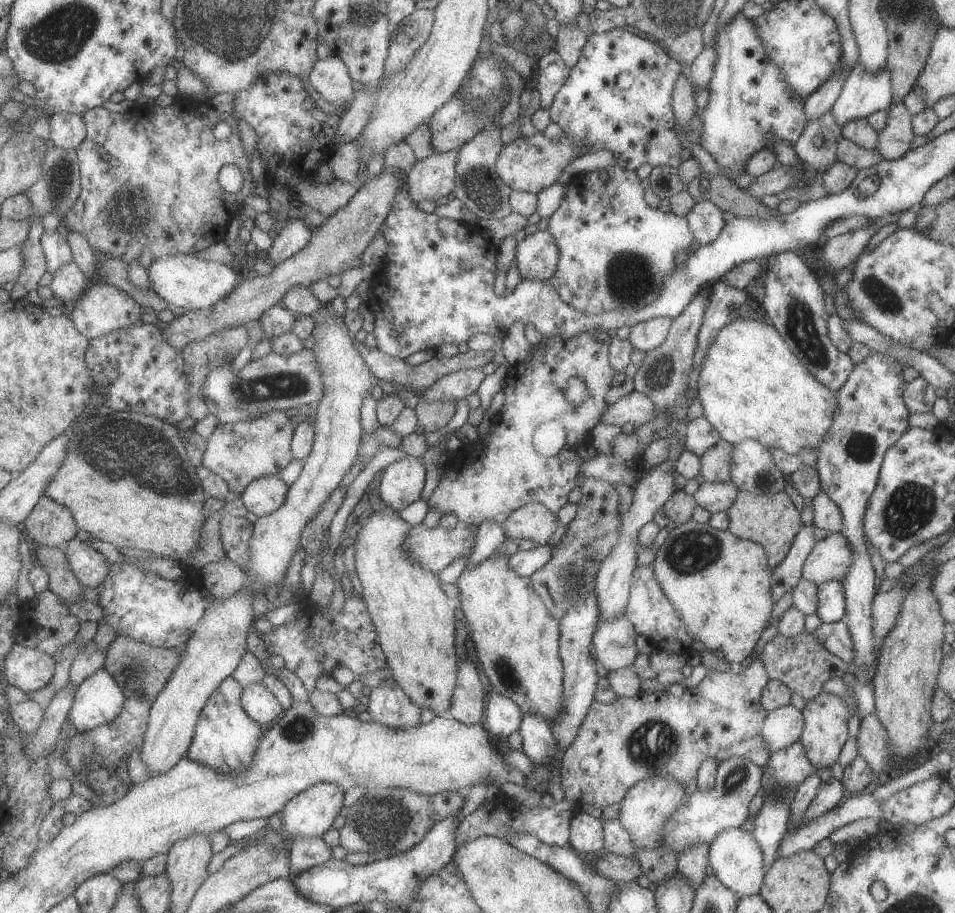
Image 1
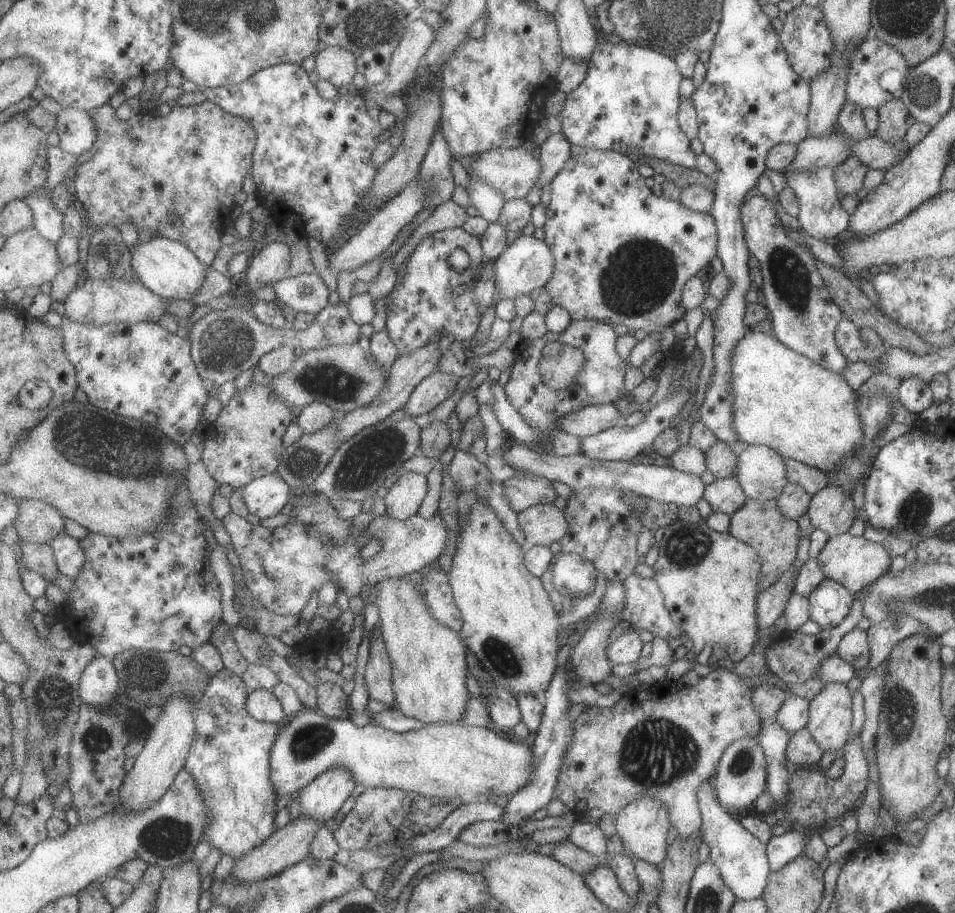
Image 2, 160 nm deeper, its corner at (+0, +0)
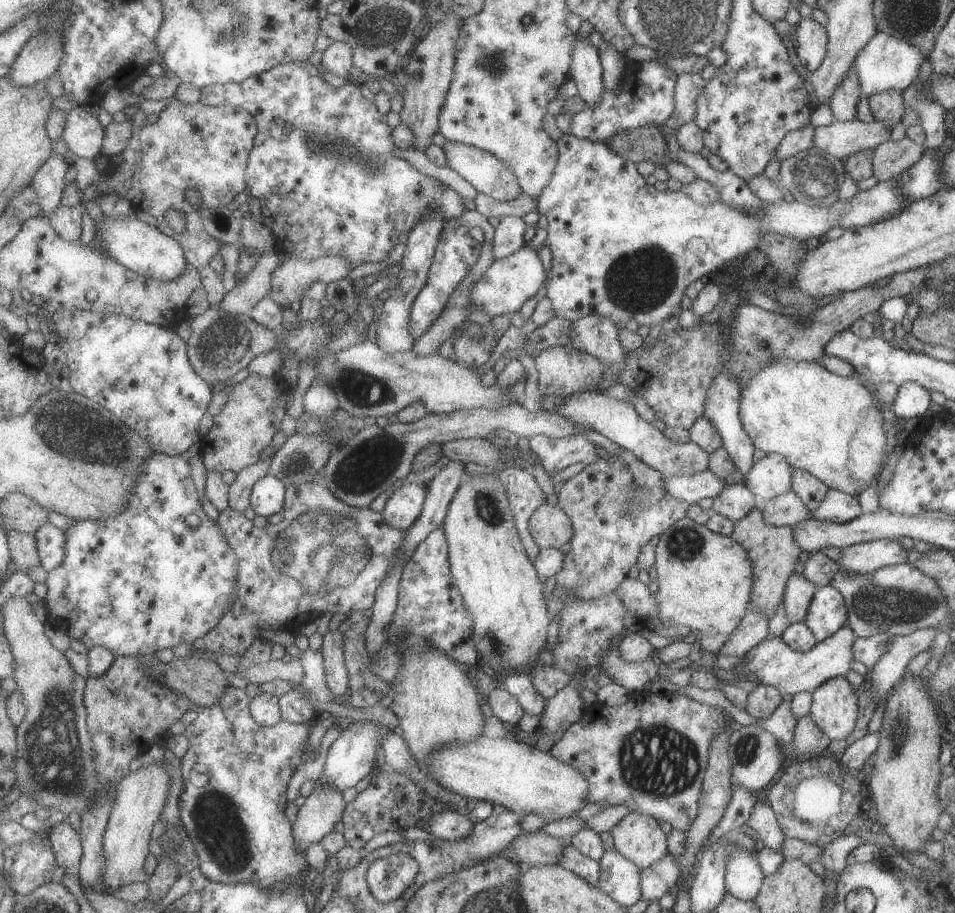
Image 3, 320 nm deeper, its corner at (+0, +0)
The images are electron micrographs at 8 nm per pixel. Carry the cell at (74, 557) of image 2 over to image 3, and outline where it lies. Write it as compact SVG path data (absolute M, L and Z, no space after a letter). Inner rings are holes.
M49 521L39 528L36 538L41 554L41 567L47 574L63 566L67 548L66 532Z

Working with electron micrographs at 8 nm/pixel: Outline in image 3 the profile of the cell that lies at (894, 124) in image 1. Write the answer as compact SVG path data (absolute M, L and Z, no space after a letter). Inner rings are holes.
M883 90L868 98L869 108L874 120L885 122L887 126L893 128L895 124L901 122L906 106L899 91Z

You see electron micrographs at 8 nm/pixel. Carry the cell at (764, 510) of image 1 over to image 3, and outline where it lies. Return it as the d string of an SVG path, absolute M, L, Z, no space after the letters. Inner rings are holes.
M751 508L747 516L733 522L730 538L737 544L741 544L751 560L753 586L749 609L763 614L768 620L773 618L779 604L782 603L785 584L793 573L801 552L793 540L793 530L789 526L777 527L766 524L761 511Z

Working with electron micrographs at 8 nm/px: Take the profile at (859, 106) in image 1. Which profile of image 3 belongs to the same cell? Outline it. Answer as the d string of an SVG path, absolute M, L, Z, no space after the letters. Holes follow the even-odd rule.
M877 32L856 55L853 70L857 76L857 84L861 94L867 99L883 90L903 91L919 74L919 64L923 62L923 54L913 44L905 40L897 40L884 33Z

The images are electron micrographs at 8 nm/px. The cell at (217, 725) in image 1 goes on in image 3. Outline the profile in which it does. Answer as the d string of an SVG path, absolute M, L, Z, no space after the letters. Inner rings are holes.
M229 686L219 704L211 708L195 706L194 715L192 719L188 720L185 725L185 735L190 741L190 749L181 759L182 769L182 781L184 783L184 789L180 794L180 819L184 823L184 826L191 836L194 848L197 854L199 854L200 868L202 872L211 881L224 884L239 884L239 882L259 882L263 888L277 888L281 882L295 882L299 876L303 876L307 870L310 869L309 862L307 862L306 854L303 854L299 848L297 848L297 842L295 842L295 834L293 834L293 824L291 820L287 818L287 788L289 788L289 782L295 774L297 766L303 763L303 748L307 746L307 740L312 732L313 723L291 723L284 719L280 724L271 727L265 727L259 725L255 718L252 716L250 710L250 695L248 690L235 688Z

